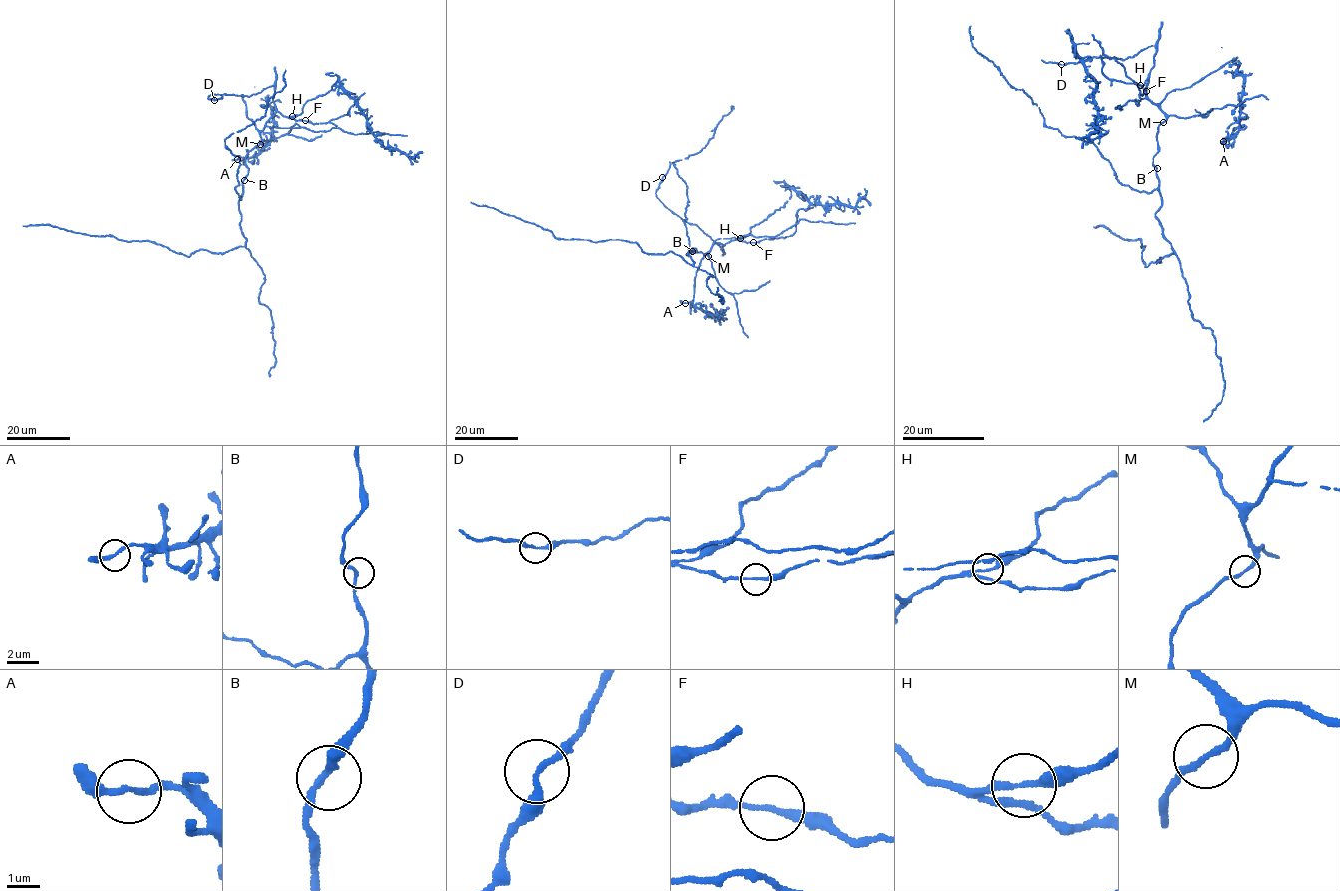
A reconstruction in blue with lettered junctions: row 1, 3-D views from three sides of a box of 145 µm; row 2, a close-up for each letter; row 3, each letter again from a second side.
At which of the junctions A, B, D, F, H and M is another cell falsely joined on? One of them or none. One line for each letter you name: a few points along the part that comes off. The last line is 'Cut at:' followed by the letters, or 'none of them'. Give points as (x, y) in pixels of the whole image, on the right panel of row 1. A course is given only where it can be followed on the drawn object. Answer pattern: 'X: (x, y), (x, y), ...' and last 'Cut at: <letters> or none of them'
Cut at: none of them

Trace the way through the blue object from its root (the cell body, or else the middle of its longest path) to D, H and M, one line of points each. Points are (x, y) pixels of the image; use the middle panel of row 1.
D: (691, 250), (695, 248), (694, 252), (710, 258), (713, 243), (723, 245), (722, 250), (656, 197), (662, 177)
H: (691, 250), (695, 248), (694, 252), (702, 252), (710, 258), (708, 252), (713, 243), (724, 244), (740, 239)
M: (691, 250), (695, 248), (694, 252), (708, 256)

